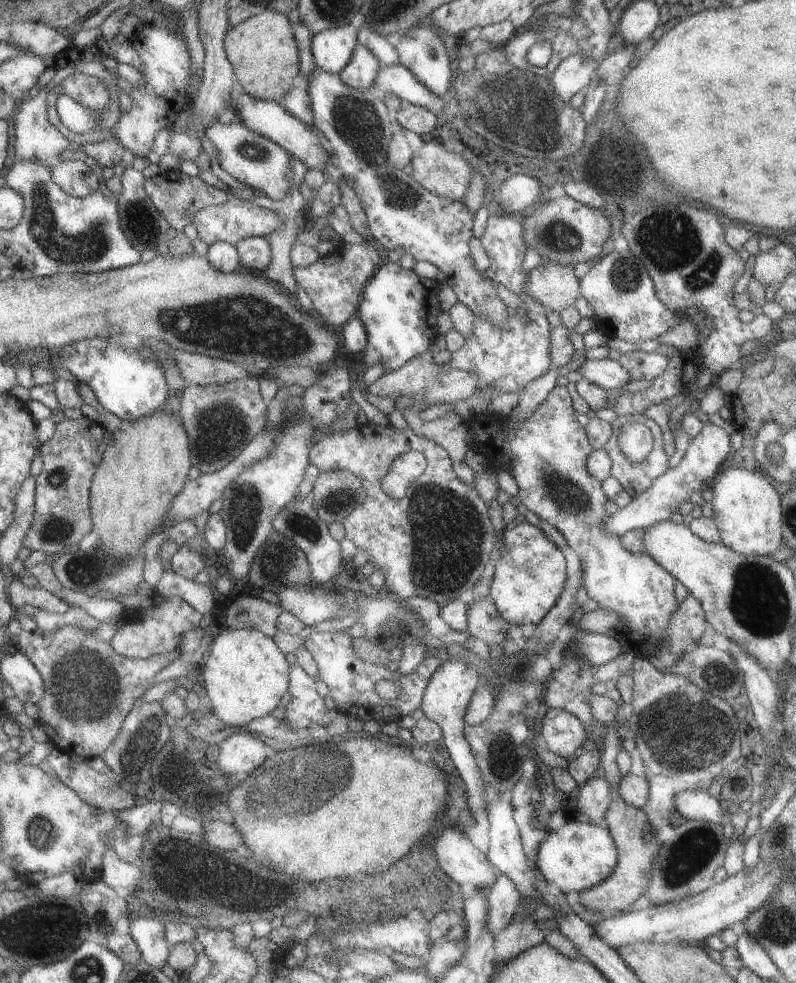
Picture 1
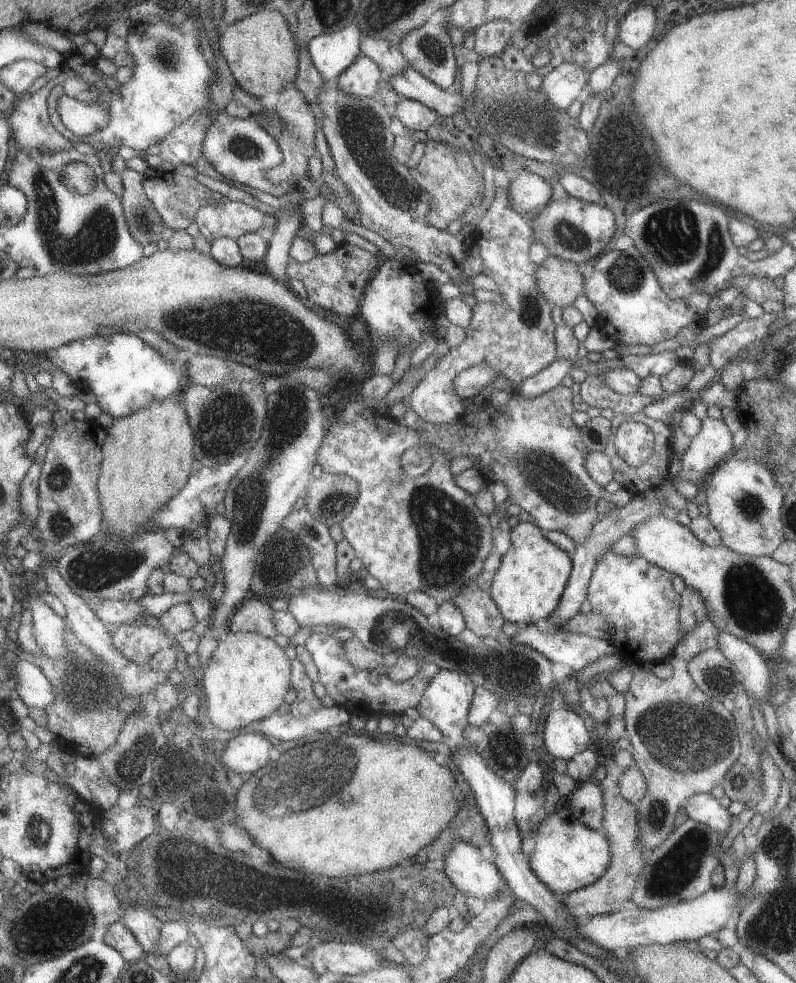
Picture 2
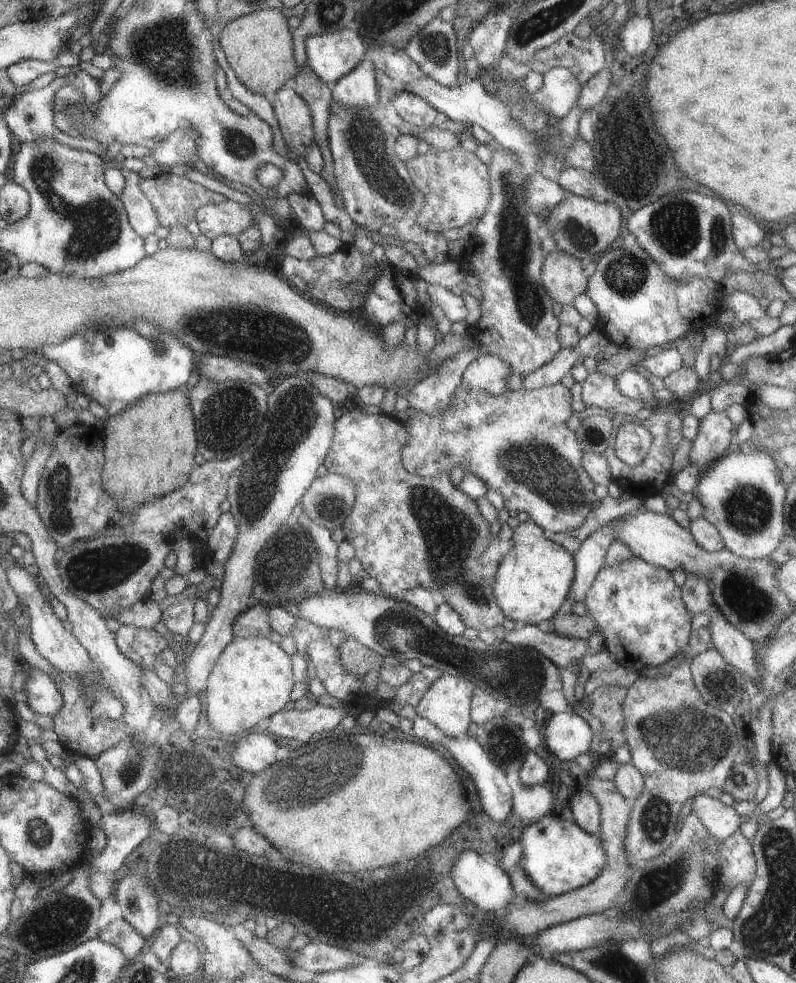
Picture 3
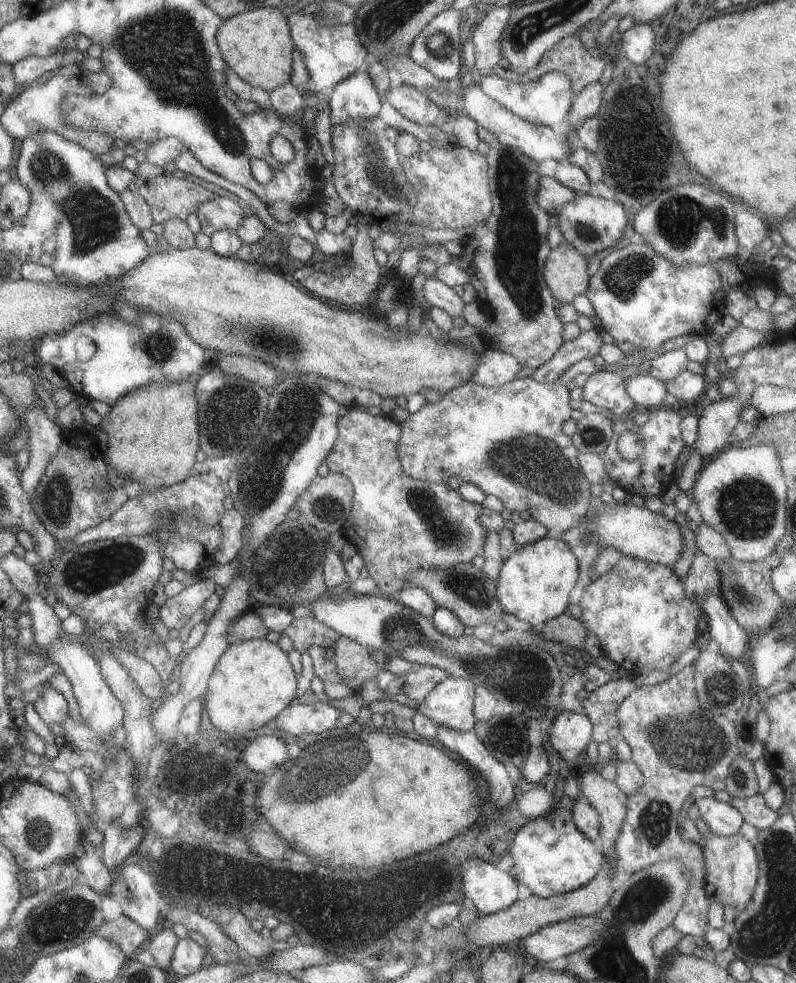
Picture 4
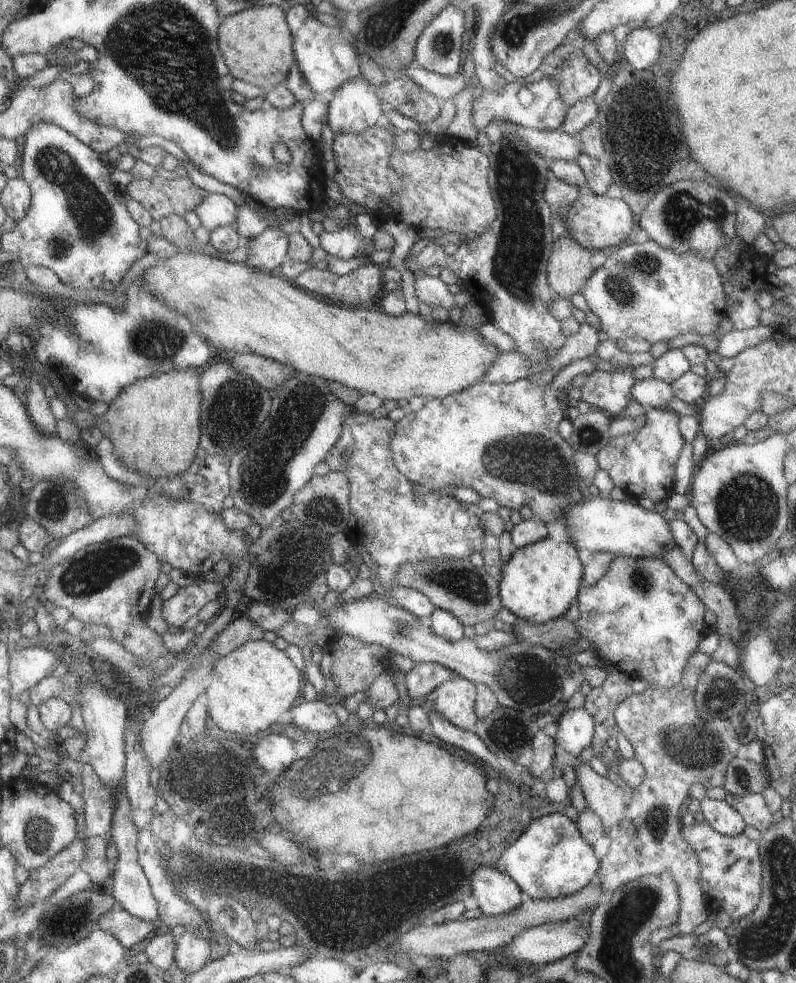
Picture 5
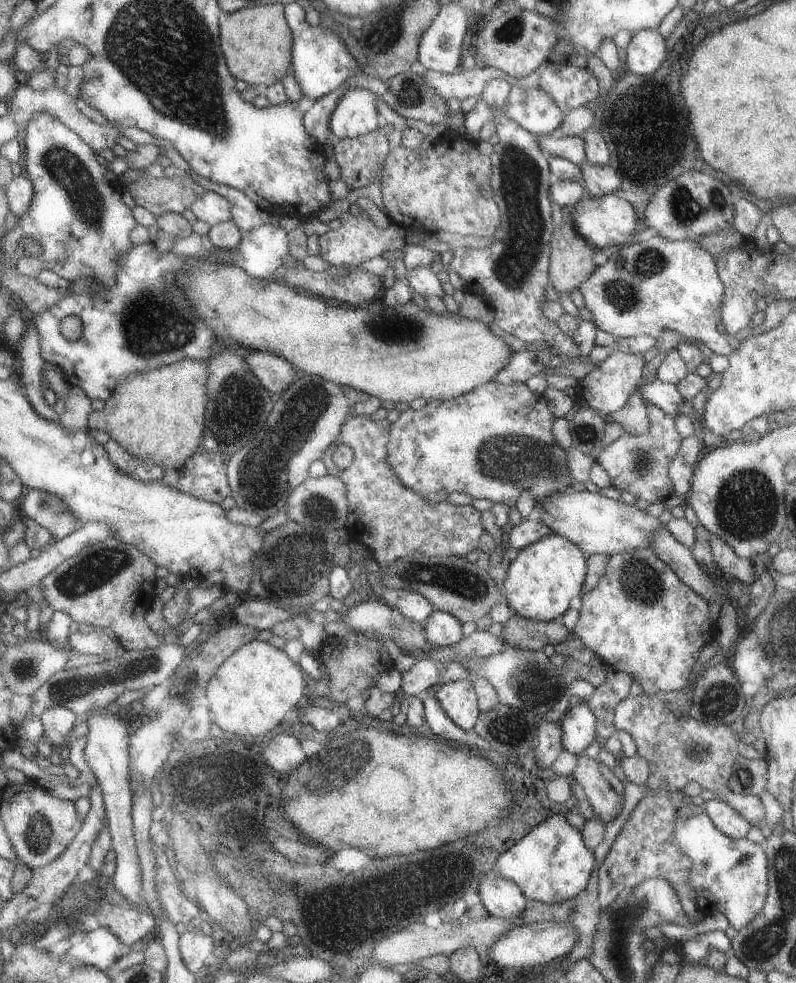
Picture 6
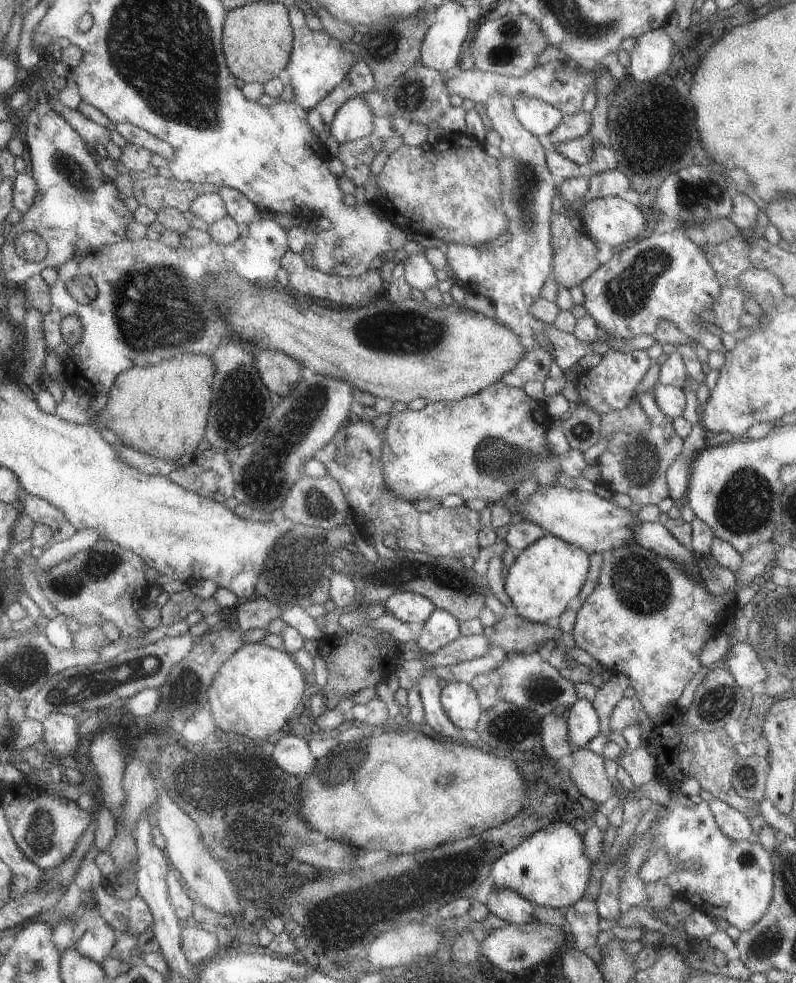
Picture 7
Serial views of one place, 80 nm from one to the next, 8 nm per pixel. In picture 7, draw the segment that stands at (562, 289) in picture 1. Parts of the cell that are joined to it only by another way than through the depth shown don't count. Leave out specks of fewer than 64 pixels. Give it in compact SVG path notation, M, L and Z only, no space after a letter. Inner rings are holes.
M551 214L553 255L552 275L558 286L571 288L579 285L600 264L595 258L597 248L593 239L583 230L572 227L564 215Z

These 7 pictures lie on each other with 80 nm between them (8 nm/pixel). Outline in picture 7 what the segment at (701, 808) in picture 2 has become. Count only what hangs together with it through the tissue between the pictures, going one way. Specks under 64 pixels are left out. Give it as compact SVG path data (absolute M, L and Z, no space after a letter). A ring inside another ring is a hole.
M712 799L707 807L713 816L717 829L729 840L750 840L753 837L752 829L748 819L741 812L731 808L725 802Z

